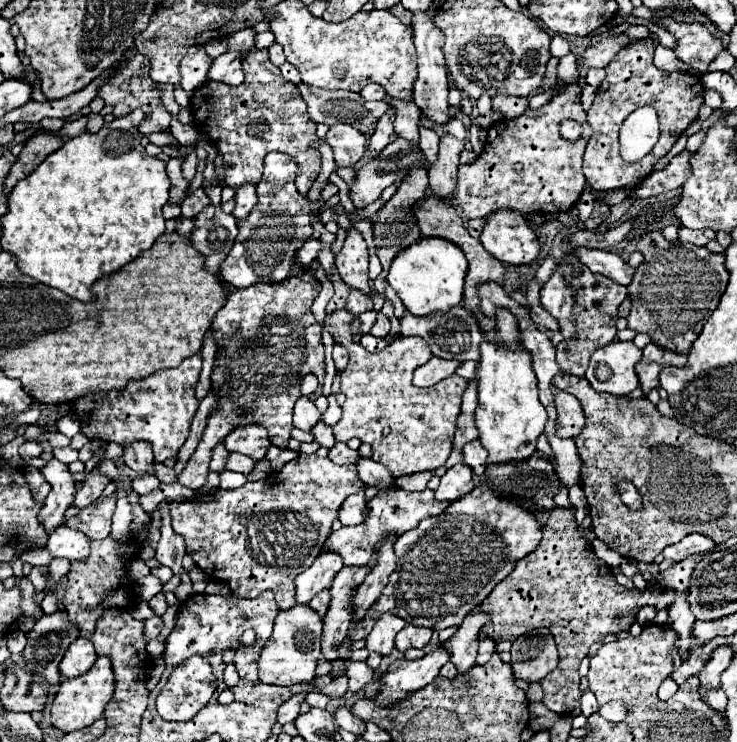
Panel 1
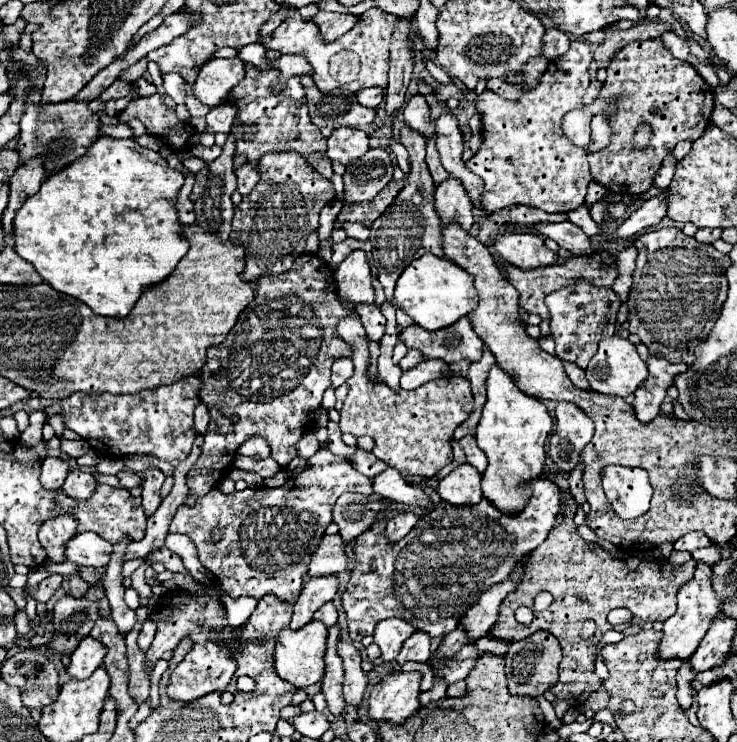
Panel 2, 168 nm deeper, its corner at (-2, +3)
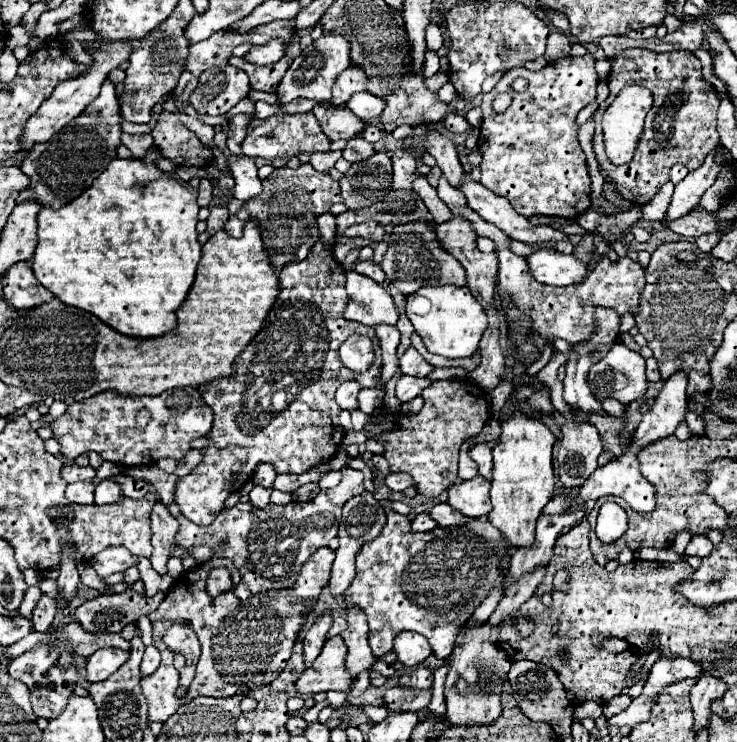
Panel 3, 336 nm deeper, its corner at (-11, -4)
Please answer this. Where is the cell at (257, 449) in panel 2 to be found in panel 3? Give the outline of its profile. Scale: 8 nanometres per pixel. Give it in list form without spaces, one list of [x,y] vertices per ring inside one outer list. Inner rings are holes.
[[[259,463],[251,479],[253,479],[253,483],[255,483],[255,485],[271,487],[271,485],[273,485],[273,481],[275,481],[275,475],[277,475],[277,473],[275,473],[275,469],[273,469],[273,465],[271,465],[271,463]]]

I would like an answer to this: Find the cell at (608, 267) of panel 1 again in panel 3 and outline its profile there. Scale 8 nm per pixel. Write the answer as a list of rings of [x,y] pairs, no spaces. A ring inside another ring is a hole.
[[[465,173],[465,179],[463,179],[463,183],[461,183],[461,187],[459,187],[461,191],[463,191],[463,195],[467,197],[467,203],[479,213],[479,217],[483,217],[487,223],[493,223],[495,227],[499,227],[501,231],[505,231],[511,239],[517,239],[517,241],[523,241],[523,243],[529,243],[529,245],[555,245],[555,243],[559,243],[559,241],[571,241],[569,239],[569,235],[565,235],[563,231],[559,231],[559,229],[553,229],[553,227],[549,227],[549,225],[533,225],[529,219],[523,219],[523,215],[519,215],[513,207],[511,207],[511,203],[507,201],[507,199],[503,199],[501,195],[495,195],[493,191],[489,191],[487,187],[483,187],[481,183],[477,183],[477,181],[473,181],[471,179],[471,173]]]

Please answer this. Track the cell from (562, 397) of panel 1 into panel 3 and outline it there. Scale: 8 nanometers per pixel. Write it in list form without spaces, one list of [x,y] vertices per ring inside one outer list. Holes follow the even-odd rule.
[[[571,411],[561,413],[565,423],[561,427],[561,441],[557,451],[557,475],[565,489],[581,487],[583,481],[597,469],[597,457],[601,455],[601,437],[595,425],[577,423]]]

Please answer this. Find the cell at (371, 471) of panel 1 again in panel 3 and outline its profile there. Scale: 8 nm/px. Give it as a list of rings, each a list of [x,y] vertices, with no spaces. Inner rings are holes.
[[[437,503],[437,505],[431,505],[429,515],[431,515],[431,519],[435,519],[437,525],[441,525],[441,527],[467,523],[467,517],[461,515],[459,511],[455,511],[455,509],[451,509],[449,503]]]

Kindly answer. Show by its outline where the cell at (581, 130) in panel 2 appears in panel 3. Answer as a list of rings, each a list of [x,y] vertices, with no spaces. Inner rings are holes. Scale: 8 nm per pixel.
[[[627,49],[611,59],[611,75],[608,77],[609,96],[599,107],[605,110],[615,99],[615,95],[625,85],[641,85],[653,93],[653,107],[647,113],[647,125],[637,143],[635,157],[629,165],[611,165],[606,156],[601,113],[593,115],[595,137],[593,149],[603,167],[605,175],[615,183],[619,195],[631,203],[645,205],[653,199],[663,183],[669,181],[669,169],[675,163],[683,163],[689,171],[695,171],[703,159],[715,151],[719,143],[717,133],[717,109],[719,95],[711,83],[701,75],[701,63],[691,51],[671,51],[653,53],[649,49]]]

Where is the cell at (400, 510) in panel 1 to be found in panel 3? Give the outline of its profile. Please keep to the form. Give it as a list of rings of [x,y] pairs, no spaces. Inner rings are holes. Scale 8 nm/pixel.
[[[321,547],[311,555],[311,559],[303,565],[299,579],[291,591],[271,591],[267,595],[253,595],[247,603],[239,603],[233,593],[225,591],[217,597],[207,593],[207,575],[215,567],[225,567],[231,573],[233,583],[239,583],[239,571],[229,559],[209,559],[191,571],[185,571],[167,591],[163,603],[157,611],[149,615],[153,623],[153,645],[161,651],[161,665],[149,677],[141,679],[141,689],[149,705],[149,721],[167,721],[171,713],[179,707],[175,699],[175,689],[179,685],[179,673],[173,667],[173,651],[163,643],[165,631],[175,625],[189,625],[201,641],[201,657],[197,663],[195,681],[191,683],[189,697],[229,697],[235,693],[249,691],[249,677],[255,673],[279,673],[283,671],[287,659],[291,657],[293,641],[301,629],[301,617],[311,611],[311,607],[303,607],[301,603],[307,599],[317,599],[321,589],[329,581],[329,571],[335,561],[335,551],[329,547]]]

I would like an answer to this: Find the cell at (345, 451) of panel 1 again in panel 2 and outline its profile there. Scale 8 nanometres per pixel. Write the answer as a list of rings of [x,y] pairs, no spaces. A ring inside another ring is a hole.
[[[360,448],[352,454],[352,464],[356,470],[360,470],[368,478],[374,478],[378,476],[378,472],[386,470],[386,464],[382,464],[382,460],[378,460],[372,452],[364,452]]]

